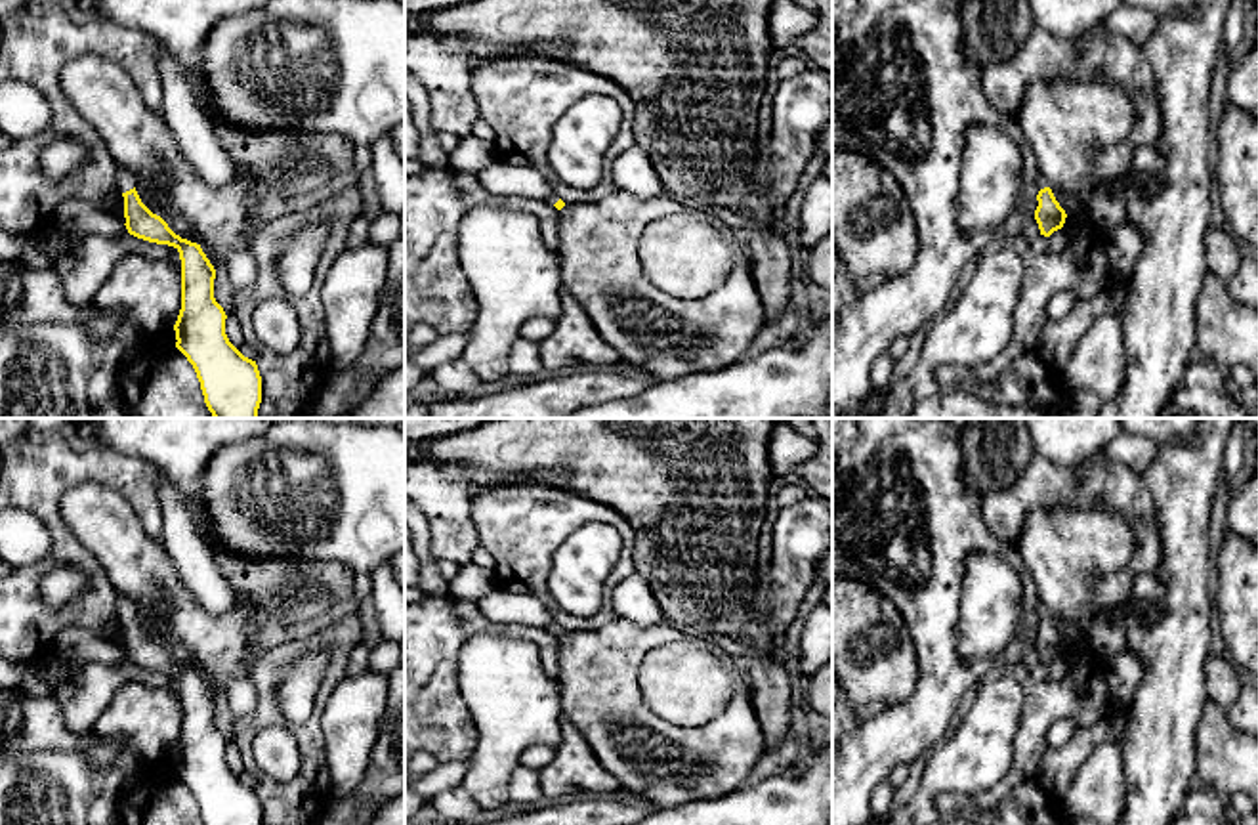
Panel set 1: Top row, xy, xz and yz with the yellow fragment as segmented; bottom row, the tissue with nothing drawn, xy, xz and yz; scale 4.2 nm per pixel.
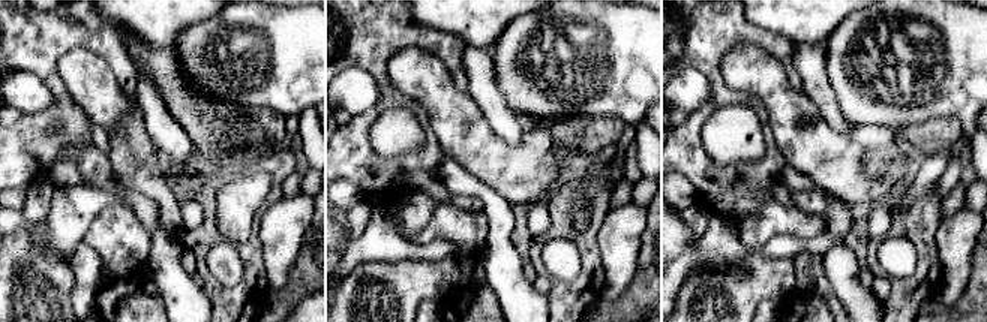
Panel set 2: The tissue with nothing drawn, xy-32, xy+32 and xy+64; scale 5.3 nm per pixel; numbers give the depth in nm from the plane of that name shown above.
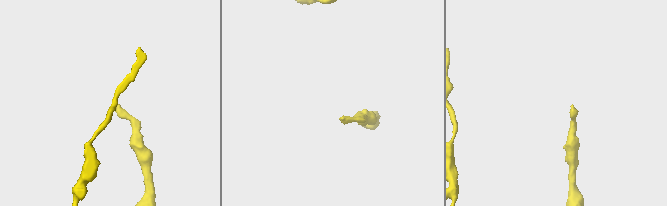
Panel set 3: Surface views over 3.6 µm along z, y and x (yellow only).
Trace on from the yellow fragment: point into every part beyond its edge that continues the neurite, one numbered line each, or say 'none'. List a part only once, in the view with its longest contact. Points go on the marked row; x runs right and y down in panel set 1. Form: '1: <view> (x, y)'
1: xy (126, 182)

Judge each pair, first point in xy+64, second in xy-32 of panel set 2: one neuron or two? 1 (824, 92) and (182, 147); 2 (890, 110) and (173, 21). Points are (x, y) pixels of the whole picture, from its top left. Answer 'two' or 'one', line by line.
1: one
2: two

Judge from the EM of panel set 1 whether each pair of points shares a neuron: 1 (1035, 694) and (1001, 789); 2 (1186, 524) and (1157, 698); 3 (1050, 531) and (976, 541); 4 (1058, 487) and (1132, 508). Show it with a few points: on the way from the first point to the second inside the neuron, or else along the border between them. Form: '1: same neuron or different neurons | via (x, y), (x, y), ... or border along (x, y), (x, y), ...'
1: same neuron | via (1035, 717), (1024, 766)
2: same neuron | via (1186, 568), (1186, 610), (1173, 636), (1173, 654)
3: different neurons | border along (1016, 549), (1022, 558)
4: same neuron | via (1077, 486), (1110, 486), (1113, 489)

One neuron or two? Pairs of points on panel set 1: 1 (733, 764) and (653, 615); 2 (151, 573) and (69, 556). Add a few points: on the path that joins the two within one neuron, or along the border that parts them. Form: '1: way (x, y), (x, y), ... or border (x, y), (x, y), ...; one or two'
1: border (619, 617), (642, 627), (661, 625); two
2: border (69, 529), (100, 562), (117, 591); two

